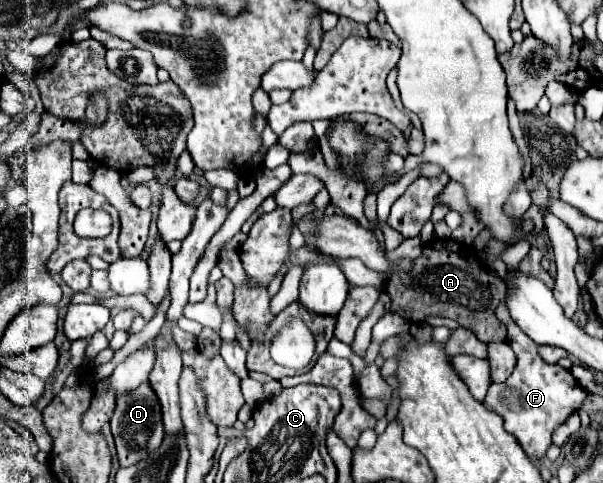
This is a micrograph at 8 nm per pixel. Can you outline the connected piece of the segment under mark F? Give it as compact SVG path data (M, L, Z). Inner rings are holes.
M516 324L508 326L508 344L518 356L516 370L504 384L492 384L484 398L484 406L504 418L504 428L510 432L530 458L542 458L552 444L552 432L566 422L566 418L578 410L586 398L582 386L574 380L570 370L558 364L546 364L538 356L538 345L534 344Z

